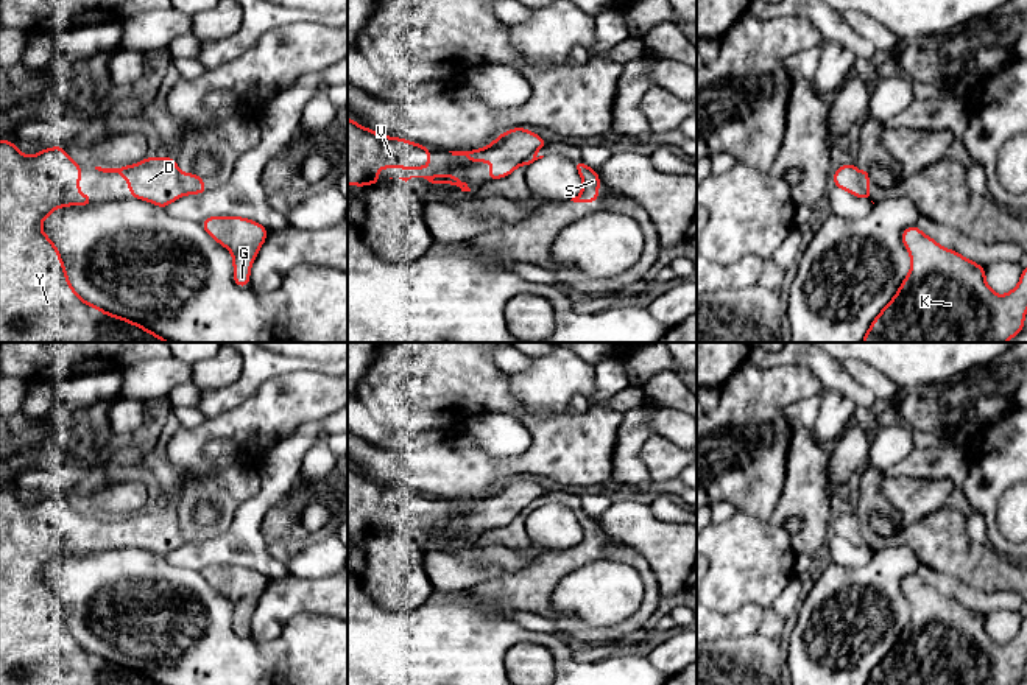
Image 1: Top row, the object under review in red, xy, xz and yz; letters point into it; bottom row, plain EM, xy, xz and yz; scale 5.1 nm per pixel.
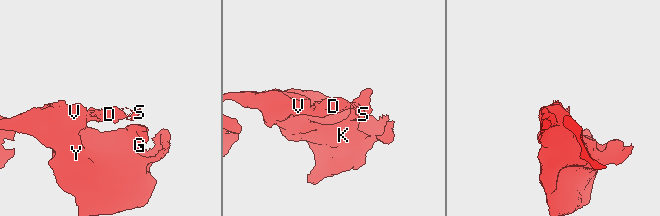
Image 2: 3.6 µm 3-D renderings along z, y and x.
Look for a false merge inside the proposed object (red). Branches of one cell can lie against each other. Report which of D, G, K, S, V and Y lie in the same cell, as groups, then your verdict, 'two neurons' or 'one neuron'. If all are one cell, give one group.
D G K V Y / S; two neurons

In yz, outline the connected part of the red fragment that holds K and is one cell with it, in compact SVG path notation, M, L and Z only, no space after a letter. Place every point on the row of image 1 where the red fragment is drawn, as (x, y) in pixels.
M916 226L907 227L901 238L912 268L862 342L1005 342L1024 330L1027 268L1015 290L997 296L986 285L983 266L940 246Z

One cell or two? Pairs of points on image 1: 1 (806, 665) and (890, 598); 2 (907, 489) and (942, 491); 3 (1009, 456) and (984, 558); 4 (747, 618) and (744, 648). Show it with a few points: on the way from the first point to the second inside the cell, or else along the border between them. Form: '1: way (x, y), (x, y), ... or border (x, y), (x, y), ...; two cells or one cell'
1: way (826, 649), (865, 611), (870, 611); one cell
2: way (915, 491), (934, 491); one cell
3: border (987, 544), (1010, 559); two cells
4: border (756, 632), (747, 637), (723, 637), (712, 642); two cells

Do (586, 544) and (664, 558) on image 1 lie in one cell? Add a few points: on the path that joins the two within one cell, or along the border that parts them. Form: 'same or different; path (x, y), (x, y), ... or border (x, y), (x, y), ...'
different; border (608, 536), (636, 550), (647, 562), (658, 586)

